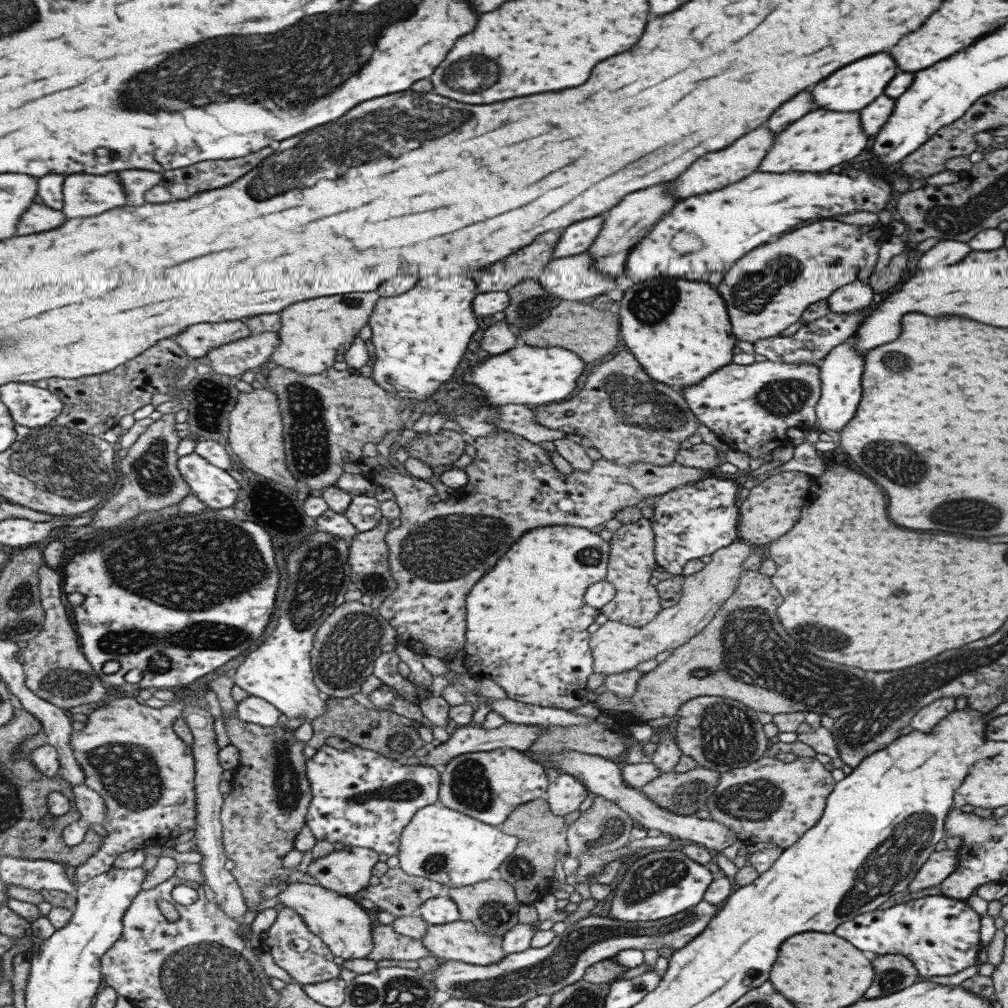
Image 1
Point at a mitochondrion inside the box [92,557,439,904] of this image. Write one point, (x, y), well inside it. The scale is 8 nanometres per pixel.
(353, 640)

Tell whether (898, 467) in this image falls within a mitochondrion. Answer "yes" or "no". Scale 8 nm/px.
yes

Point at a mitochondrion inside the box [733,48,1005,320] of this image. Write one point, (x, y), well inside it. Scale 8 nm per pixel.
(946, 225)

